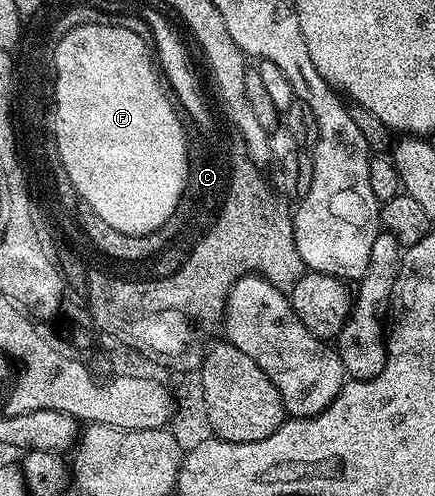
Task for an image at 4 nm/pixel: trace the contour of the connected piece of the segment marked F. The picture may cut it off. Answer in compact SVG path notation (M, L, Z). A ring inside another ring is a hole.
M99 26L71 29L69 33L55 43L53 48L55 49L52 49L51 55L55 59L55 67L60 70L61 76L59 113L56 114L54 137L57 141L58 156L66 169L67 176L71 179L72 185L80 196L80 200L86 203L88 210L99 213L99 216L107 221L107 225L111 225L111 229L119 229L119 233L146 235L152 231L158 231L171 218L173 211L171 201L177 200L179 177L184 176L184 152L177 131L177 121L181 115L176 119L171 118L169 102L165 99L167 91L159 78L159 71L155 66L155 59L151 50L143 45L143 41L135 33L131 33L128 29Z

